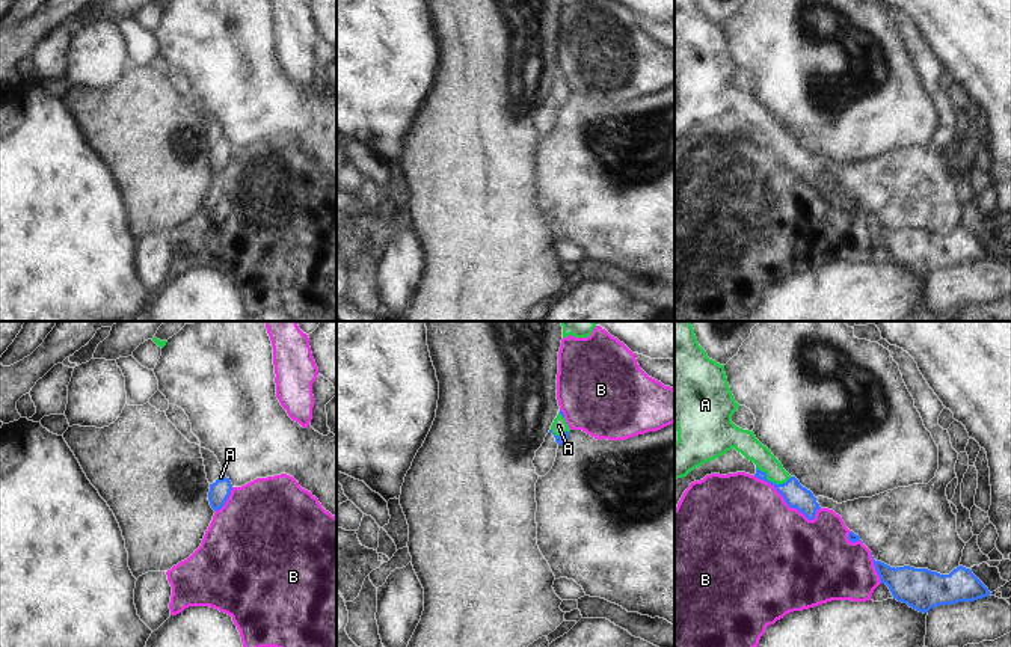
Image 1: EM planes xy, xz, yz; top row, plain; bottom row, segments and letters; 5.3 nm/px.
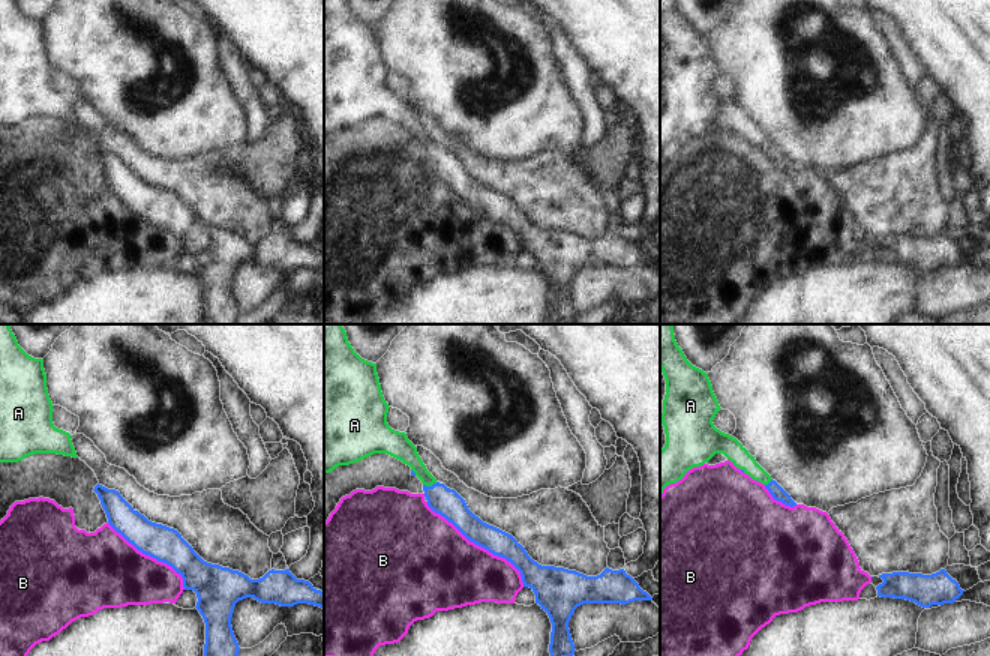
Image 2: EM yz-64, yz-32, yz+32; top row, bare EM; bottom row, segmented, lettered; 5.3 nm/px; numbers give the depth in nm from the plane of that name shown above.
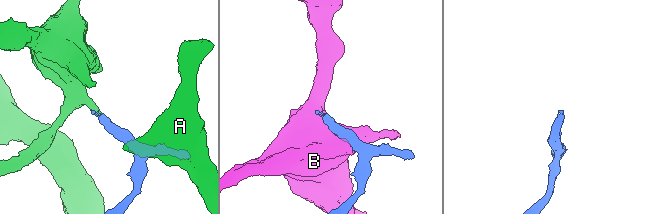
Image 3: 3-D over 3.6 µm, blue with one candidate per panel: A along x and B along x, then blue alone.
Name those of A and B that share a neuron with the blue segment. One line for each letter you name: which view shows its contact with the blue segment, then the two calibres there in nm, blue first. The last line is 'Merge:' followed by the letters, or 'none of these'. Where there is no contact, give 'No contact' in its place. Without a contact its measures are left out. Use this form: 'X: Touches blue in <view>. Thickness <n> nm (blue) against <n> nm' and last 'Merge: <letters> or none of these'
A: Touches blue in yz. Thickness 130 nm (blue) against 120 nm
Merge: A.

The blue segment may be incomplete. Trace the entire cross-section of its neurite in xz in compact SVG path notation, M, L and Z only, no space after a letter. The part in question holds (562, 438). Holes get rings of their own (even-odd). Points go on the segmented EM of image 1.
M560 410L557 418L554 419L552 425L551 425L549 433L552 433L555 437L555 442L558 445L561 445L567 439L569 431L570 431L570 428L564 419L563 412Z

